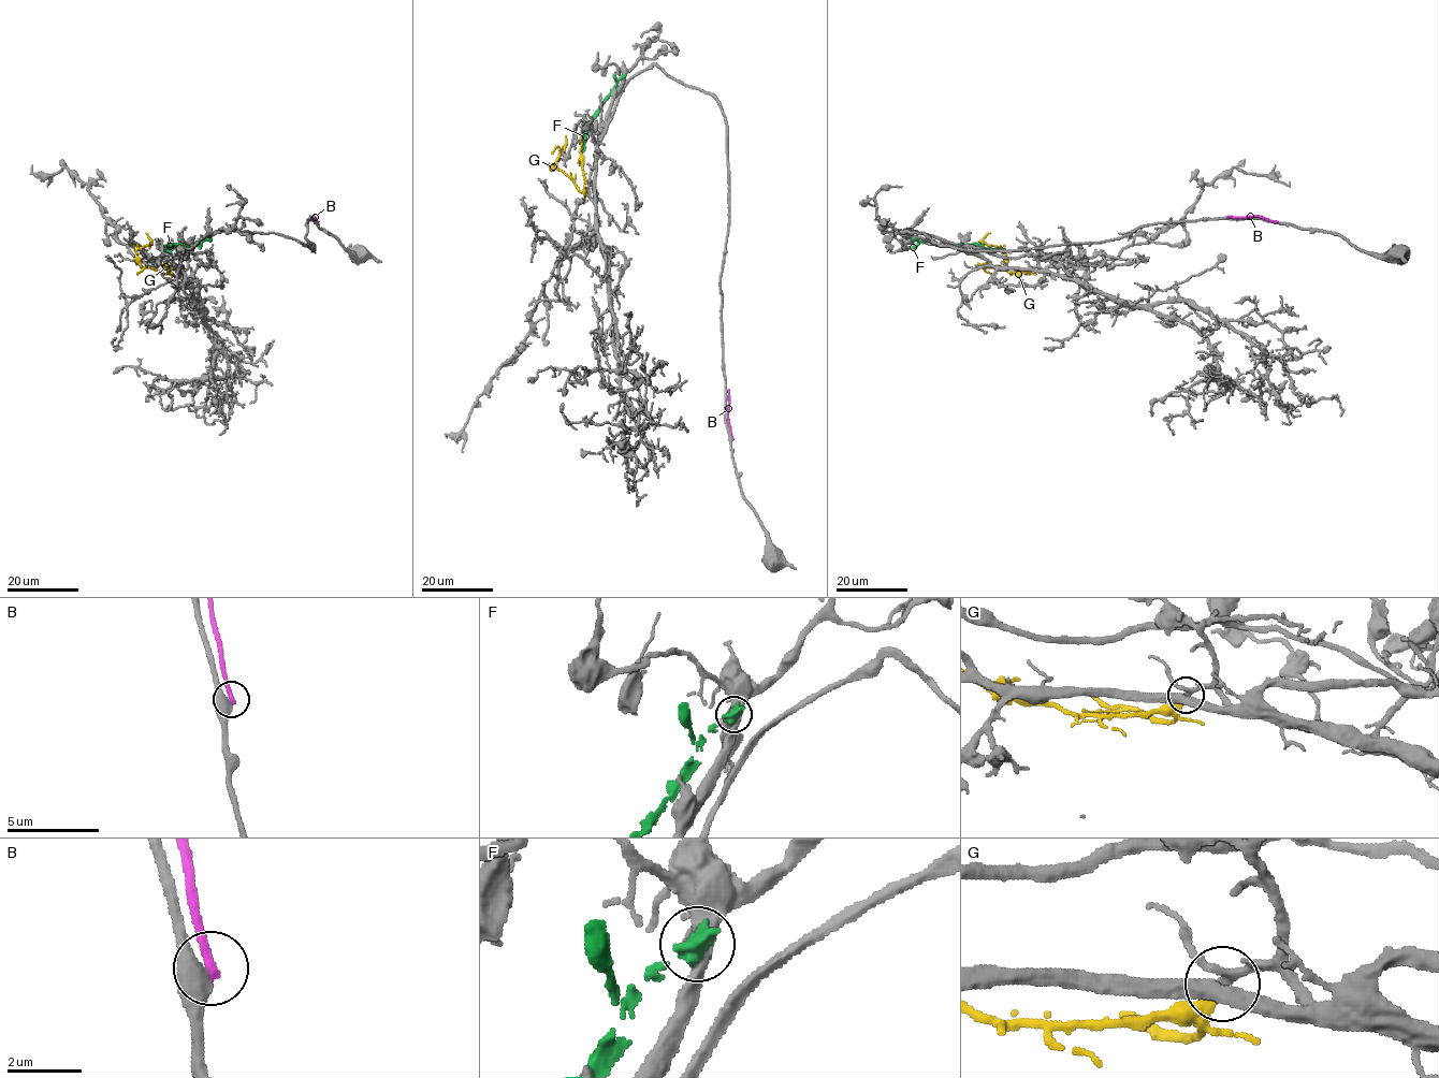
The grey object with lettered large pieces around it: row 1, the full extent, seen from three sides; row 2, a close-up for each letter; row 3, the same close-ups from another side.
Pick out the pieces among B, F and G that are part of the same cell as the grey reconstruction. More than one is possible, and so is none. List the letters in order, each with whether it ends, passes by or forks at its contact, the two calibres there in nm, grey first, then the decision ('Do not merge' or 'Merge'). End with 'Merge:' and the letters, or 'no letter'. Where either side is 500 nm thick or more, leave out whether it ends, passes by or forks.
B: It ends there. Thickness 480 nm (grey) against 280 nm. Do not merge
F: Thickness 440 nm (grey) against 600 nm. Do not merge
G: It ends there. Thickness 180 nm (grey) against 280 nm. Merge
Merge: G

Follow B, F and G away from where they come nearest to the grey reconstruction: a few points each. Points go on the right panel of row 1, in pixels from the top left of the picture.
B: (1276, 221), (1259, 216), (1226, 217)
F: (913, 237), (943, 246), (1003, 250)
G: (1032, 268), (1025, 273), (1005, 267), (1004, 251), (983, 241), (990, 233)

